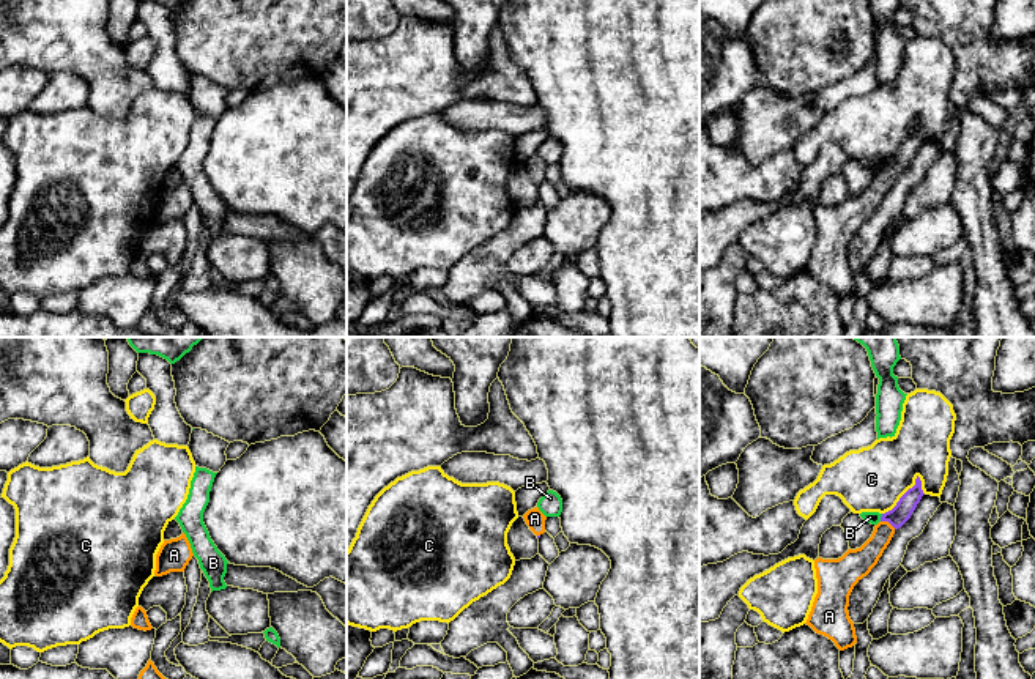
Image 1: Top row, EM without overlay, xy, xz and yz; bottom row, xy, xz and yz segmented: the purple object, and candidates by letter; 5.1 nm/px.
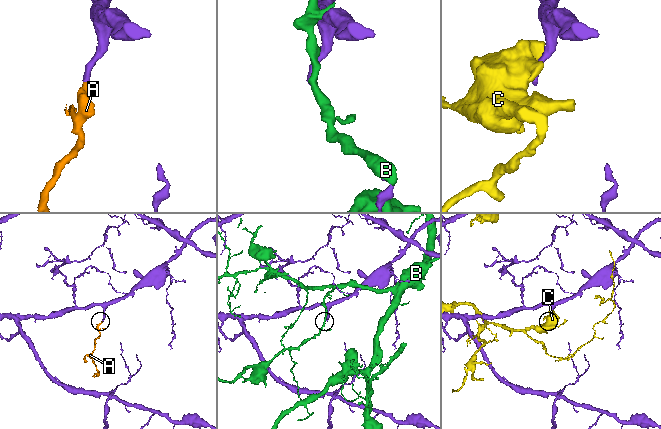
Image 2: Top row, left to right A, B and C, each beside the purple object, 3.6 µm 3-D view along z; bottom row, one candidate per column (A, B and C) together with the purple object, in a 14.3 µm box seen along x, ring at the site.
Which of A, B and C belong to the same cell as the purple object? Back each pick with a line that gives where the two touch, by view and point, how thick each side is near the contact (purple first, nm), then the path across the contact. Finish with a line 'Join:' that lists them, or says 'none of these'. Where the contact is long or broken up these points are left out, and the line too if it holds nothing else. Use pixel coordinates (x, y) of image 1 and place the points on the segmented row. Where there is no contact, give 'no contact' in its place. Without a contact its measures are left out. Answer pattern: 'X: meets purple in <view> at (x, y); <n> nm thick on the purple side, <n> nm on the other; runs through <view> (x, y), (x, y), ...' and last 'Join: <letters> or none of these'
A: meets purple in yz at (889, 522); 100 nm thick on the purple side, 140 nm on the other; runs through yz (900, 514), (889, 522), (879, 541), (860, 561)
Join: A

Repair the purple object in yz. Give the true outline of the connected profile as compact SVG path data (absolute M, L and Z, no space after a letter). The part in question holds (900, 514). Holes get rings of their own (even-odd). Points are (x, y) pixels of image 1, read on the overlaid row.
M917 476L915 485L892 510L882 514L871 537L860 548L849 548L838 559L814 559L818 594L805 624L832 640L840 651L857 643L848 611L854 586L877 564L895 531L911 518L923 495L922 480Z

